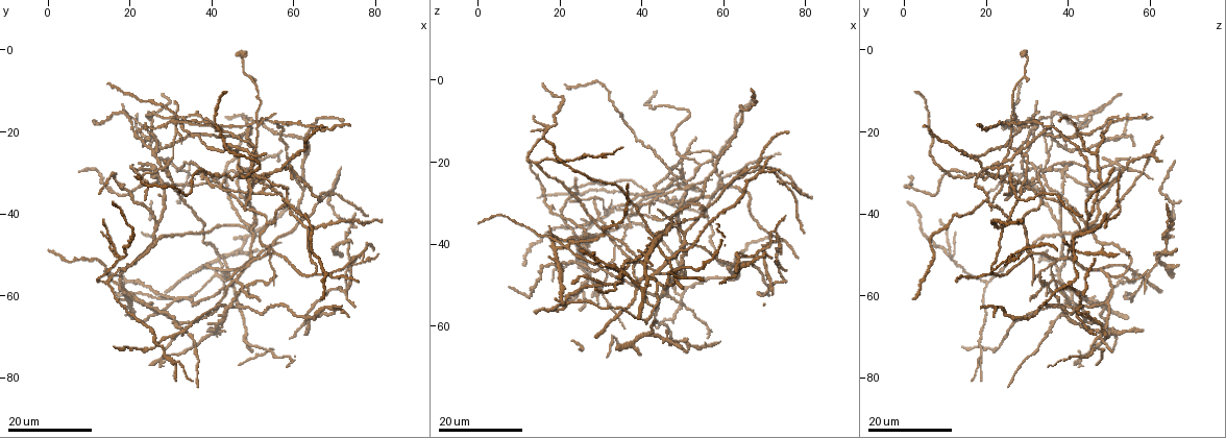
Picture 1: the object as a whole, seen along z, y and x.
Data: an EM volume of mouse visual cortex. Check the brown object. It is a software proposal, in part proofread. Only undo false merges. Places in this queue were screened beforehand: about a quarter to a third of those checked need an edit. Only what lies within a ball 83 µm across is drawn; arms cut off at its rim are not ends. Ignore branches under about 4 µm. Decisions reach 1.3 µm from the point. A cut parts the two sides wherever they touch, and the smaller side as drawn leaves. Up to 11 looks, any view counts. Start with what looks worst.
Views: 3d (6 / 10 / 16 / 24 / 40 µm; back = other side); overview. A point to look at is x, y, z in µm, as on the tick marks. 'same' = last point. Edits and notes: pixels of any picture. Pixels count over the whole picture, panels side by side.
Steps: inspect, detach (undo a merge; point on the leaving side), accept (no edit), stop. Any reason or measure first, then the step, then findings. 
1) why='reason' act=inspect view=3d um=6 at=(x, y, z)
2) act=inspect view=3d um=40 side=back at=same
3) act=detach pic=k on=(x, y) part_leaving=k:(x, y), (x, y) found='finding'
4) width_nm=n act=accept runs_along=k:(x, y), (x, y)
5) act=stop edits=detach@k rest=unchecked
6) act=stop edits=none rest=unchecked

why='three arms meet' act=inspect view=3d um=16 at=(16.5, 50.5, 11.5)

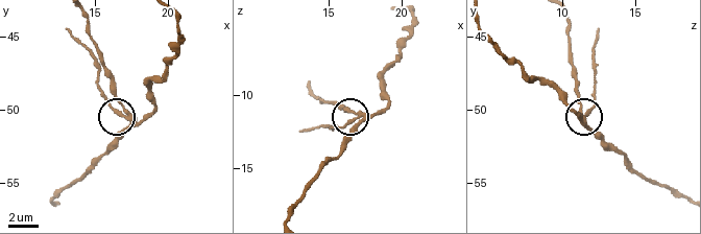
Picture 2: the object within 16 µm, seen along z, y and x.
act=inspect view=3d um=10 at=(16.6, 50.0, 11.6)

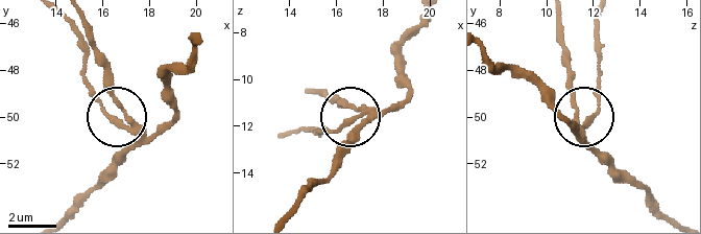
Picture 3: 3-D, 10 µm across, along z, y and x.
width_nm=240 act=detach pic=3 on=(106, 113) part_leaving=3:(130, 130), (109, 112), (89, 82), (82, 33), (67, 18) found='two neurons meet here'

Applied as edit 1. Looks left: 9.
act=inspect view=overview

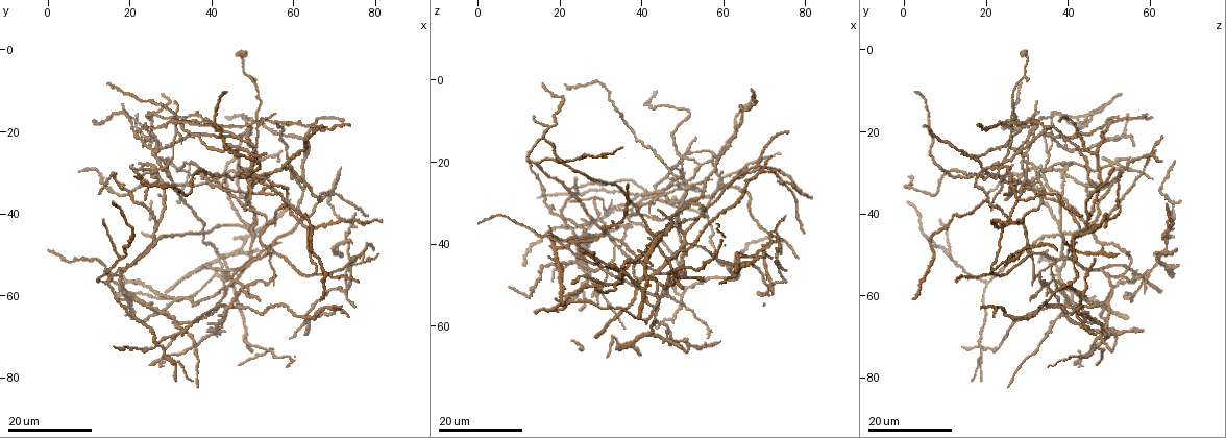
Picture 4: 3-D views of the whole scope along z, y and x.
why='four-way junction' act=inspect view=3d um=24 at=(32.0, 19.5, 32.5)

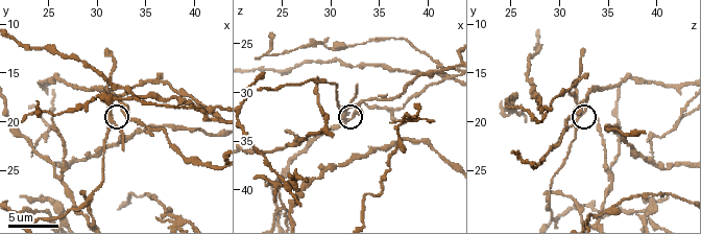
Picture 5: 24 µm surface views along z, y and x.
act=inspect view=3d um=10 at=(31.4, 19.4, 32.2)

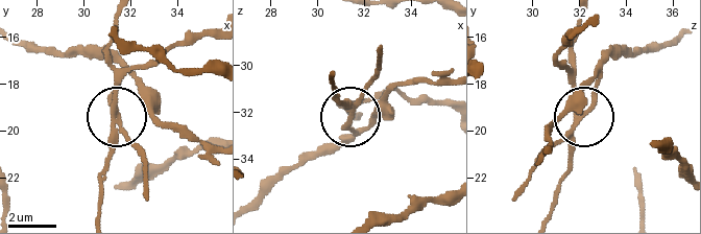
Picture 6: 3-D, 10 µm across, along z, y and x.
width_nm=200 act=detach pic=6 on=(111, 156) part_leaving=6:(116, 119), (116, 91), (127, 73), (175, 47), (211, 37) found='two neurons meet here'

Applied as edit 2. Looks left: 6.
act=inspect view=overview

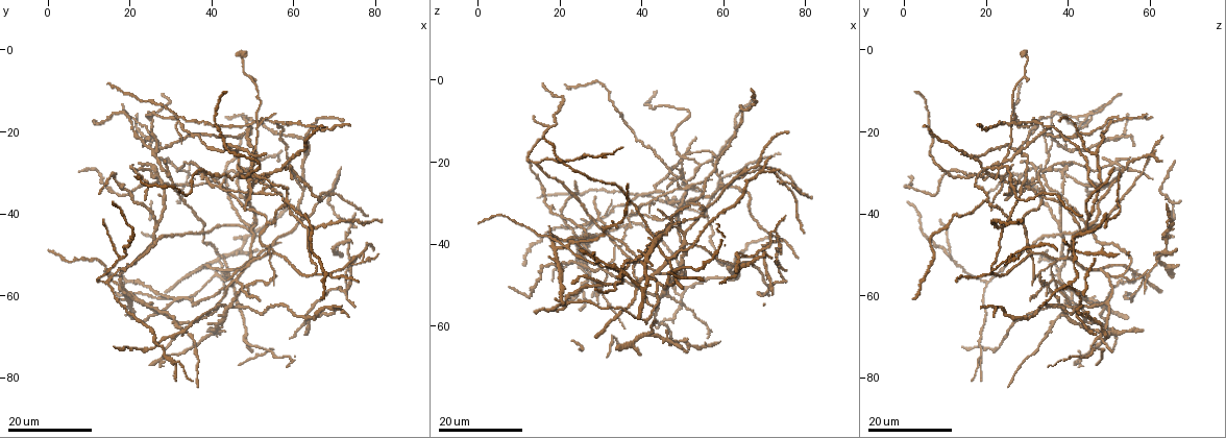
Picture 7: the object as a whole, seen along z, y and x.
act=inspect view=3d um=24 at=(65.0, 54.5, 21.5)

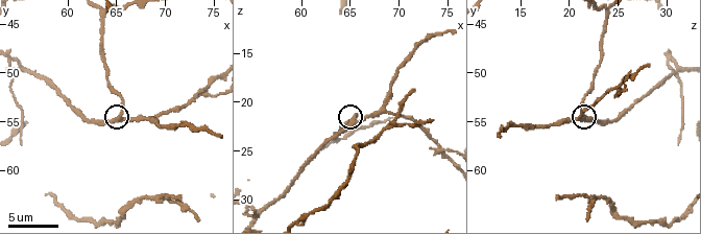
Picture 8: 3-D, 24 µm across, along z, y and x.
act=inspect view=3d um=6 at=(65.4, 54.6, 21.6)

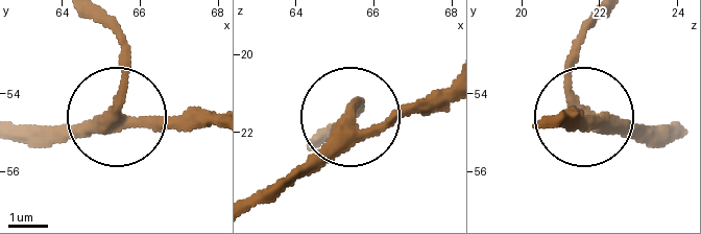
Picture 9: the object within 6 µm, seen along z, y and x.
act=inspect view=3d um=6 side=back at=(65.30, 54.45, 21.55)

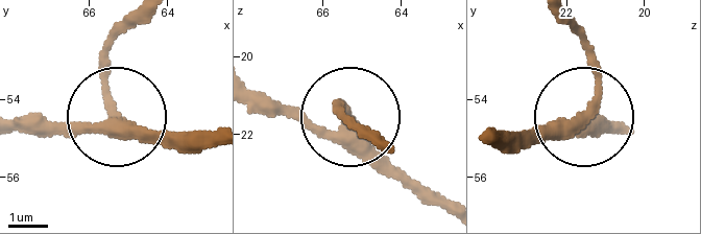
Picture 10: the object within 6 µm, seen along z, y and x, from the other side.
arms=3 act=accept found='one neuron here'

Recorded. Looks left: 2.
why='branch point' act=inspect view=3d um=16 at=(14.0, 57.5, 20.5)

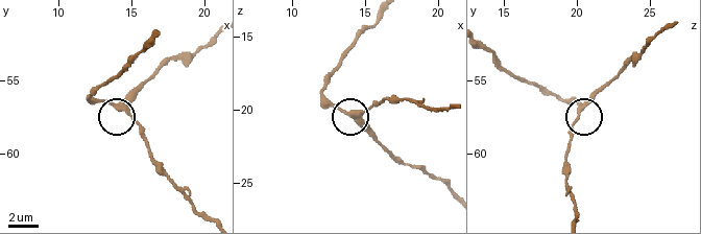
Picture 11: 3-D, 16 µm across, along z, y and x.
act=inspect view=3d um=10 at=(14.6, 56.8, 20.2)

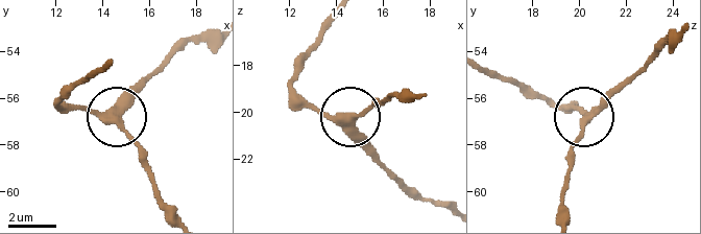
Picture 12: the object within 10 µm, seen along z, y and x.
act=accept runs_along=12:(215, 34), (179, 48), (121, 112), (121, 133), (147, 160) found='continuous, no second neuron'

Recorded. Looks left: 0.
act=stop edits=detach@3,detach@6 rest=unchecked

